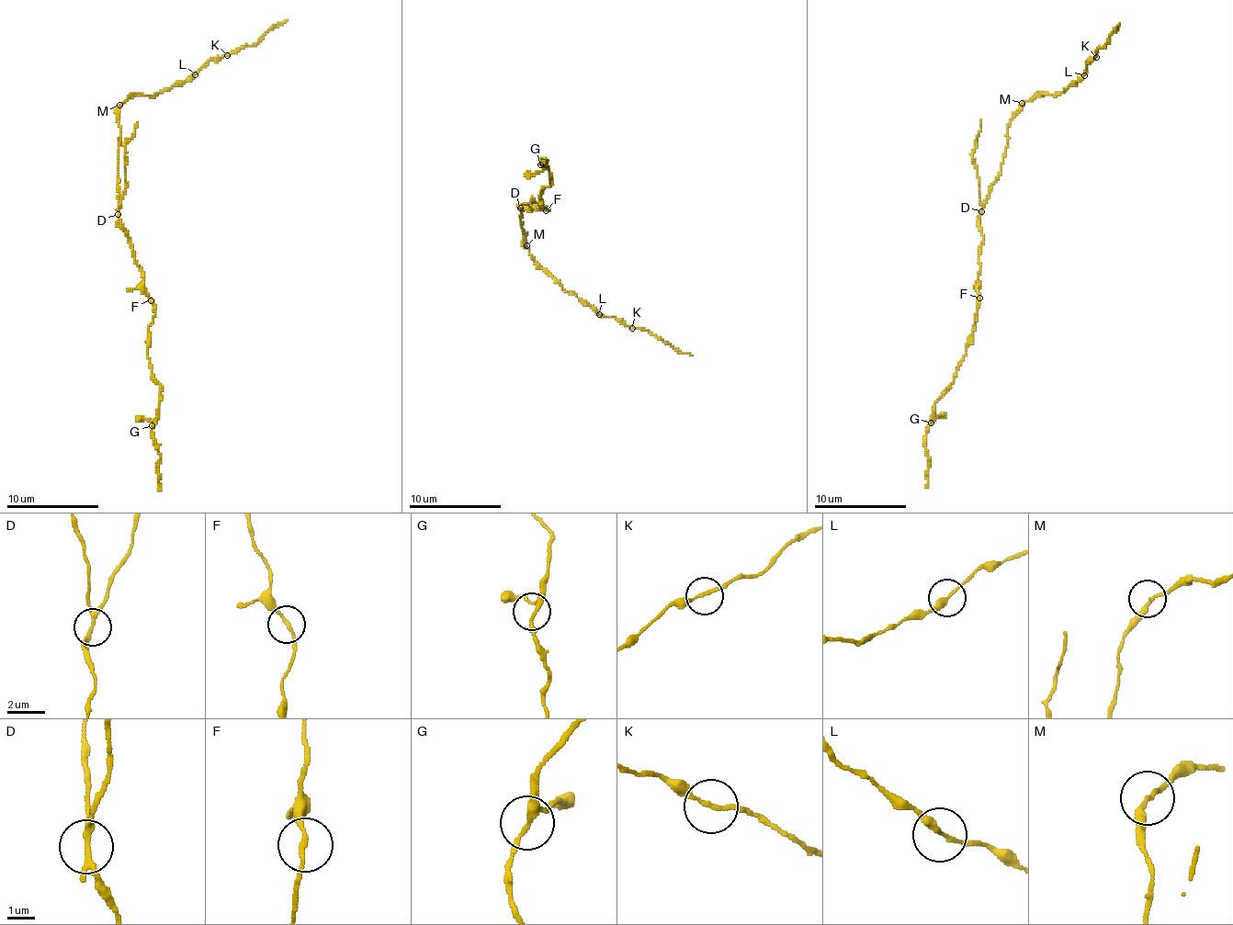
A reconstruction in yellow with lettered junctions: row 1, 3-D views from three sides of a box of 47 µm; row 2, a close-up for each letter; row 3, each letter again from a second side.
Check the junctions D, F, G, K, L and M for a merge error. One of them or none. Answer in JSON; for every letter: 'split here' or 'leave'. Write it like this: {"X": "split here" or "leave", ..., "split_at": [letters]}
{"D": "split here", "F": "leave", "G": "leave", "K": "leave", "L": "leave", "M": "leave", "split_at": ["D"]}

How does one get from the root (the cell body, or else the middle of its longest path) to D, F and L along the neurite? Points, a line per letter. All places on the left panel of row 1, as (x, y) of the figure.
D: (118, 203), (118, 214)
F: (118, 203), (118, 226), (128, 238), (134, 263), (143, 279), (143, 293), (151, 300)
L: (118, 203), (119, 105), (135, 95), (157, 95), (175, 85), (182, 85), (194, 73)

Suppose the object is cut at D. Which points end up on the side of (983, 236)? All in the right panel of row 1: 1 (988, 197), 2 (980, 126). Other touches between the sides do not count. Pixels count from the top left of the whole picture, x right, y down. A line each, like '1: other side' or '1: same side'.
1: same side
2: other side

